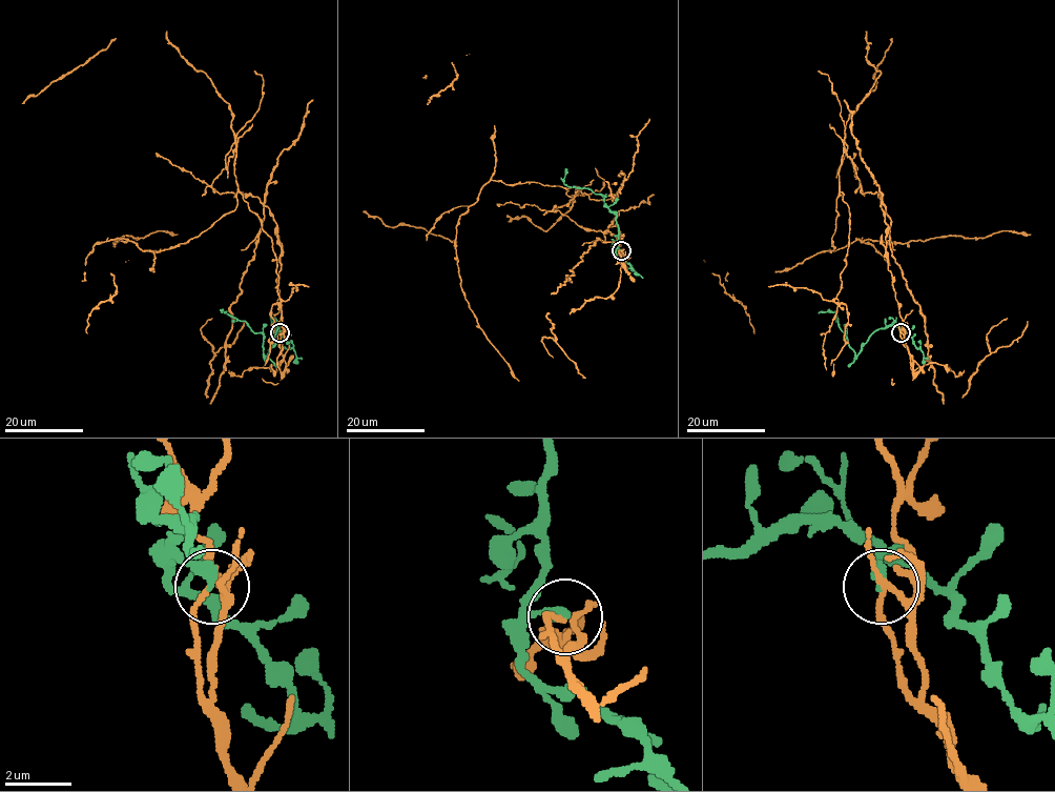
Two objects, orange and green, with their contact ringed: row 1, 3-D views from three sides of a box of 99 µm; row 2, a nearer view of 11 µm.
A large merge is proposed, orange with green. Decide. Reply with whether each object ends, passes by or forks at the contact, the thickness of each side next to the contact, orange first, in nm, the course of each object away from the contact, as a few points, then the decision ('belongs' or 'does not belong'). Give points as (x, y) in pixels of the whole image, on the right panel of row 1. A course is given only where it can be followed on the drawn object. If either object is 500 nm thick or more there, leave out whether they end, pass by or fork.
orange forks; green ends; calibres 130 and 360 nm; course orange (901, 332), (881, 197), (863, 194), (845, 150), (830, 251), (857, 239), (907, 243), (1002, 230), (1031, 234); course green (901, 332), (898, 327), (877, 328), (856, 356), (840, 328), (835, 313), (819, 312); does not belong

